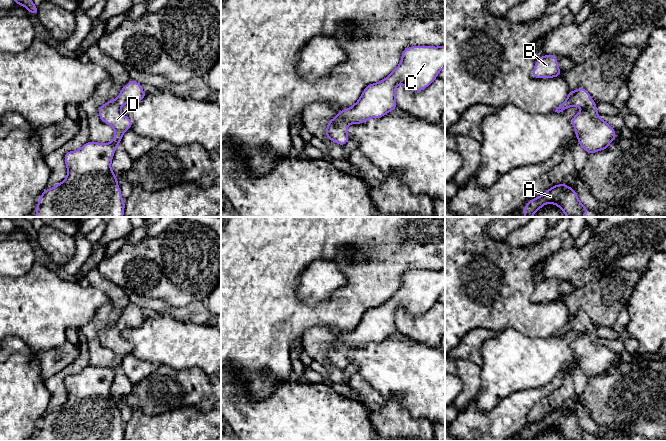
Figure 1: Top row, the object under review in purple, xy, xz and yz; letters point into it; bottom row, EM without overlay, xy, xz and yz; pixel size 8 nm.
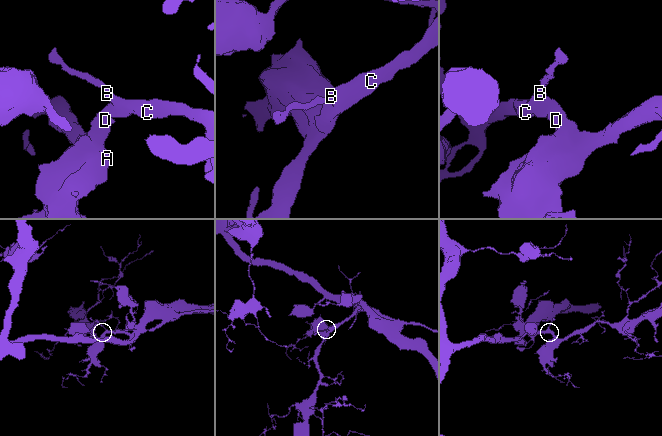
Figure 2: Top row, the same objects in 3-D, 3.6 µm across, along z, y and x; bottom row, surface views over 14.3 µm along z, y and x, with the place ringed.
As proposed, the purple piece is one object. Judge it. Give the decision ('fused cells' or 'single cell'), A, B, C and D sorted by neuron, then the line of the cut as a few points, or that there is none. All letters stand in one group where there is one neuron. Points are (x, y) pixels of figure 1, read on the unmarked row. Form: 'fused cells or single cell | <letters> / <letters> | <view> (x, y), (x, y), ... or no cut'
single cell | A B C D | no cut

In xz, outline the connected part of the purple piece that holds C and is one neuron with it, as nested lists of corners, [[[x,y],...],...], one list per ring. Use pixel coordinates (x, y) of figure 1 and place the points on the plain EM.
[[[445,269],[439,271],[412,270],[404,273],[401,279],[399,289],[384,304],[366,310],[355,328],[339,335],[338,339],[328,346],[325,360],[344,370],[350,363],[347,356],[348,349],[362,348],[370,342],[381,342],[397,332],[395,316],[400,307],[413,316],[421,315],[438,301],[442,292],[445,292]]]

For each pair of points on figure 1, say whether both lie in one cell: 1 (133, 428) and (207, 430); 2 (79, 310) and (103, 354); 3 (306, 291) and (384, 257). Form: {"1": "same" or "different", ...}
{"1": "same", "2": "different", "3": "different"}

